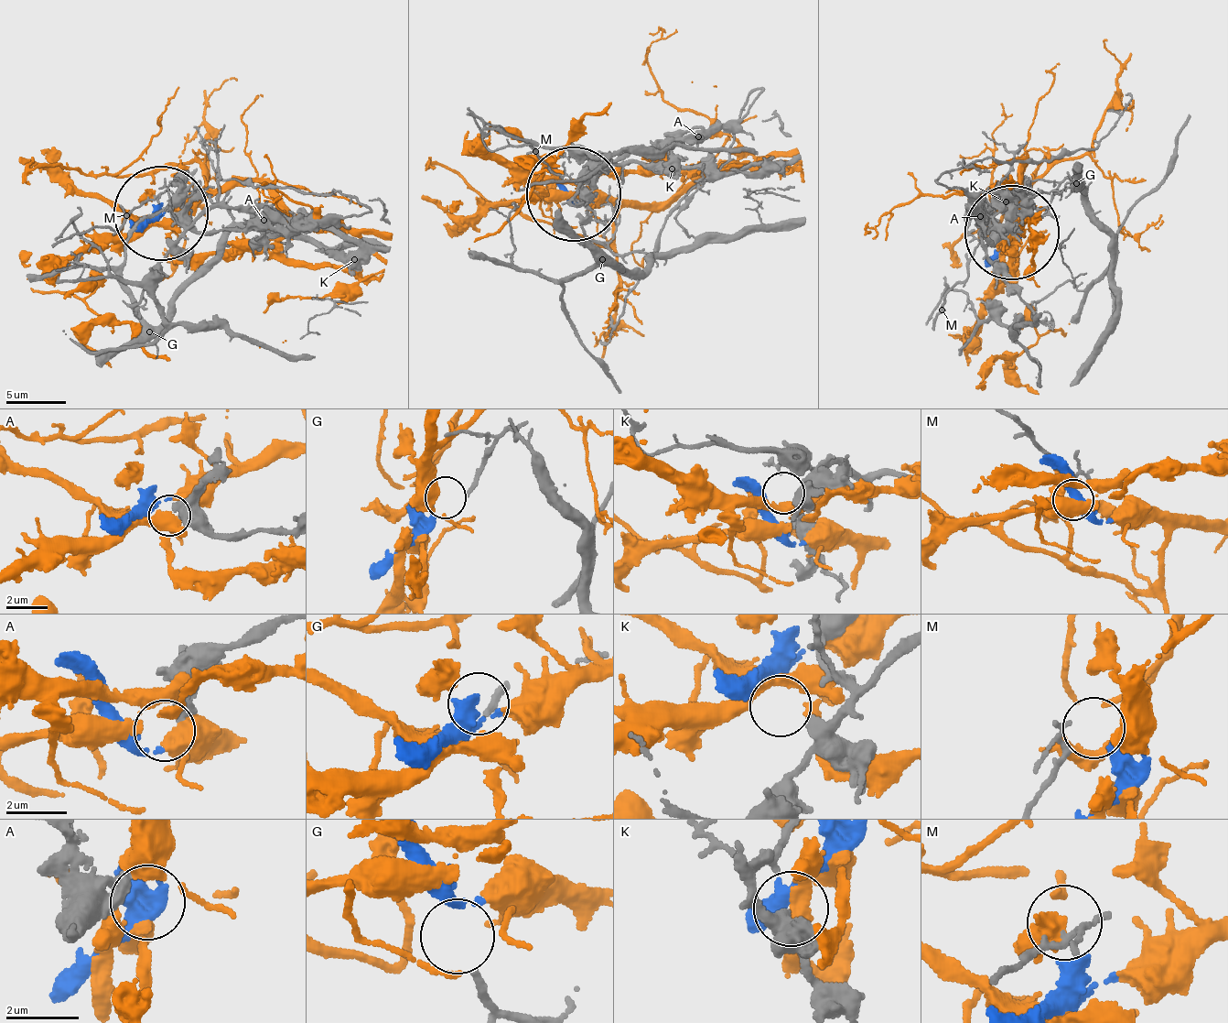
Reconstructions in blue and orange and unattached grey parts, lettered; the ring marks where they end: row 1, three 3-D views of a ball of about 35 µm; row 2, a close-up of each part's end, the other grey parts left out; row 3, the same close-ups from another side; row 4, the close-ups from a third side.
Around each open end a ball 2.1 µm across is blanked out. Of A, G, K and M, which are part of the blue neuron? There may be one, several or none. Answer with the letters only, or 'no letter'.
A

